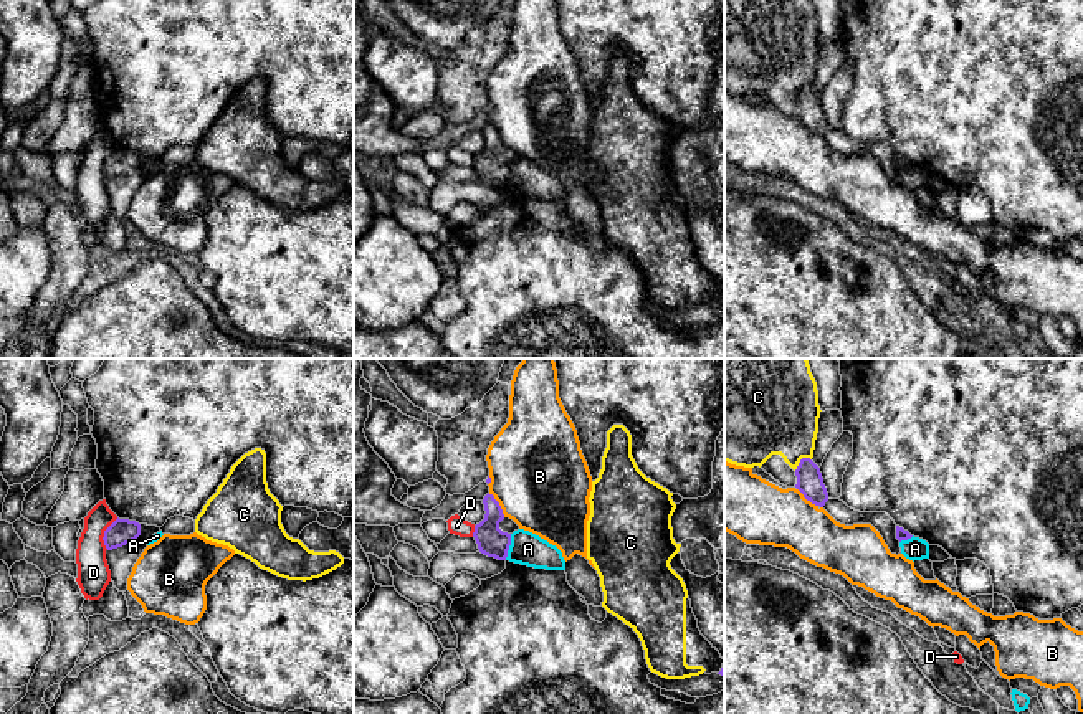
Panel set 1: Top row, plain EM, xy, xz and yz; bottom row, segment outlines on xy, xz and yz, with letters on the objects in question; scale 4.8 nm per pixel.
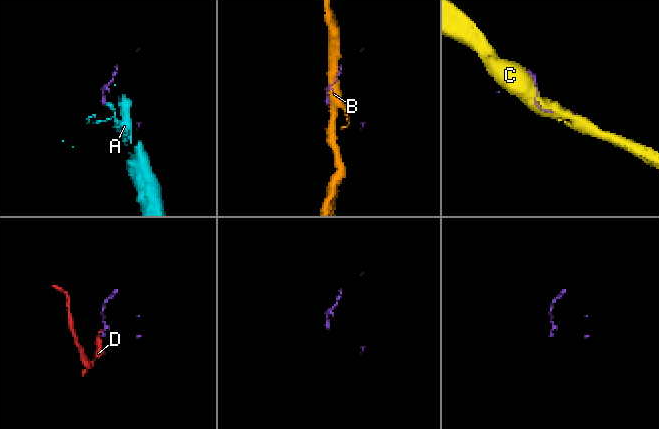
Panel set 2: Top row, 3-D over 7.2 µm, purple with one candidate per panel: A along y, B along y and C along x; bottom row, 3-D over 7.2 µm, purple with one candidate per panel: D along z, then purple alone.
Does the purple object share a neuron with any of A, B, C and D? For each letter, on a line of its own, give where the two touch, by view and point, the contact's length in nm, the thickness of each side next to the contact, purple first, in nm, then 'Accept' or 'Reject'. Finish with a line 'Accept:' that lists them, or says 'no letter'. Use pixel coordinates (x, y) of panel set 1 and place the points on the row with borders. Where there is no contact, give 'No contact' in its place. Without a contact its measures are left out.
A: Touches purple at xz (508, 547). Shared border 130 nm. Thickness 150 nm (purple) against 160 nm. Reject
B: Touches purple at xz (498, 504). Shared border 150 nm. Thickness 150 nm (purple) against 480 nm. Reject
C: Touches purple at yz (801, 460). Shared border 110 nm. Thickness 130 nm (purple) against 380 nm. Reject
D: Touches purple at xy (104, 534). Shared border 170 nm. Thickness 130 nm (purple) against 160 nm. Reject
Accept: no letter

